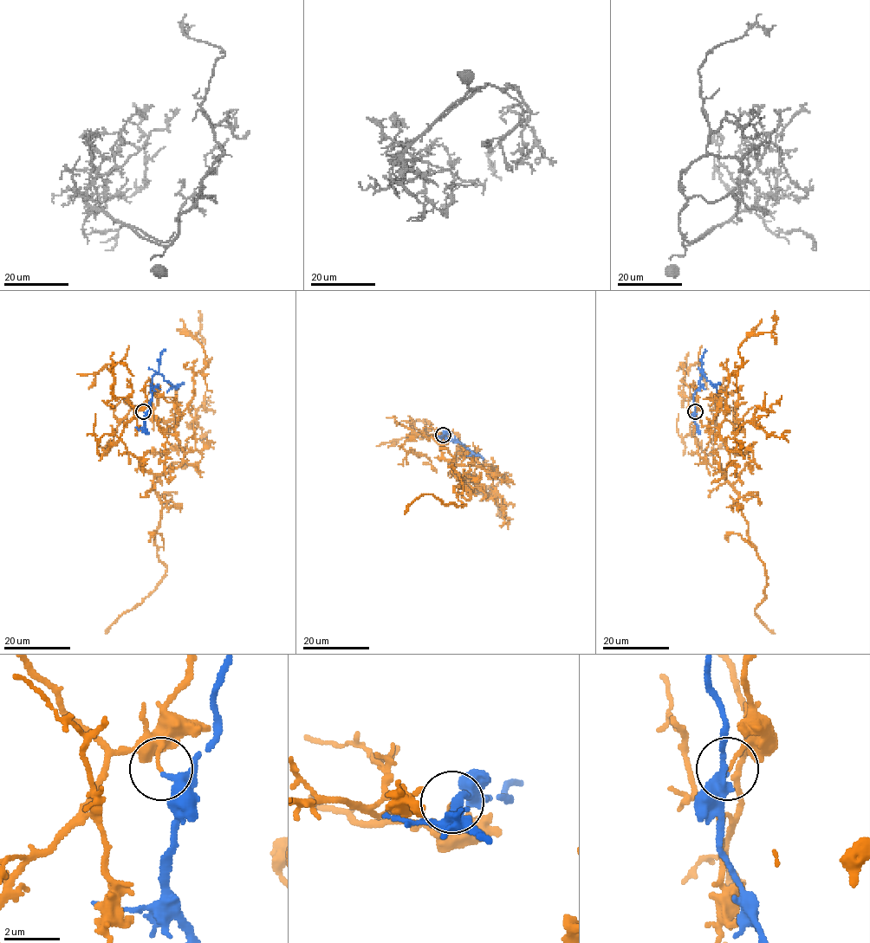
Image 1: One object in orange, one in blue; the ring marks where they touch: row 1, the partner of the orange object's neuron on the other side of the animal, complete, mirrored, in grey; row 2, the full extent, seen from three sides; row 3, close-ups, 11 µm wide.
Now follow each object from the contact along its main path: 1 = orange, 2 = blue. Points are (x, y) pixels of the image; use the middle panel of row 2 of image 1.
1: (443, 435), (419, 434), (434, 440), (445, 459), (483, 468), (474, 459), (505, 480), (492, 487), (499, 513)
2: (443, 435), (451, 432), (451, 440), (459, 442), (483, 459)

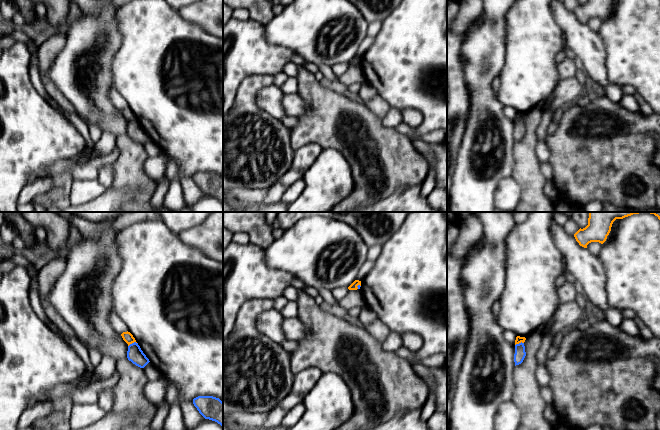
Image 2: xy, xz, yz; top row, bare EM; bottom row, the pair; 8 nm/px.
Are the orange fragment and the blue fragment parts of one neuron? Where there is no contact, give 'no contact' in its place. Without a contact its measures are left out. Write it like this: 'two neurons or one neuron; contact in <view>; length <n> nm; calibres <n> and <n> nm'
two neurons; contact in xy; length 80 nm; calibres 80 and 130 nm

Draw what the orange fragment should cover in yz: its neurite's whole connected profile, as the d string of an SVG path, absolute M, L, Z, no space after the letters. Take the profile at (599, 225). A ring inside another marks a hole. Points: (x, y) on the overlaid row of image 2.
M589 212L588 225L579 229L574 237L580 246L587 248L591 242L603 244L611 231L616 219L623 219L633 214L650 213L660 220L660 212Z

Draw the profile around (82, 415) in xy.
M73 403L70 415L70 427L73 430L83 429L101 420L106 415L97 403L77 404Z

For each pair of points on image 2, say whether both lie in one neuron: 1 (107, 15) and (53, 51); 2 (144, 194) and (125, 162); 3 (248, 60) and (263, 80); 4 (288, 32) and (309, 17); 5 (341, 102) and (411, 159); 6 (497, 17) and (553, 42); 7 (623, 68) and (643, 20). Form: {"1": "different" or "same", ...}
{"1": "different", "2": "same", "3": "different", "4": "same", "5": "same", "6": "different", "7": "same"}

